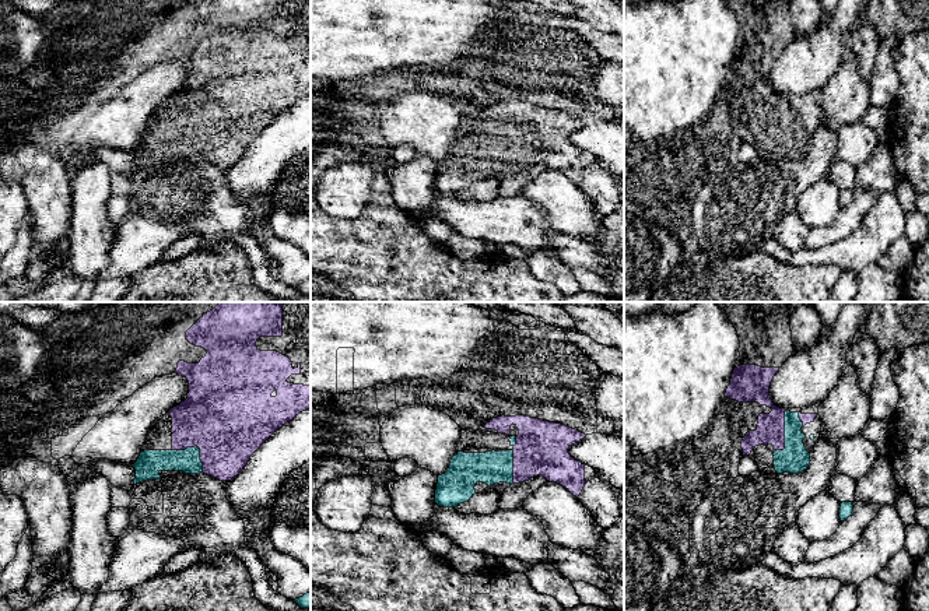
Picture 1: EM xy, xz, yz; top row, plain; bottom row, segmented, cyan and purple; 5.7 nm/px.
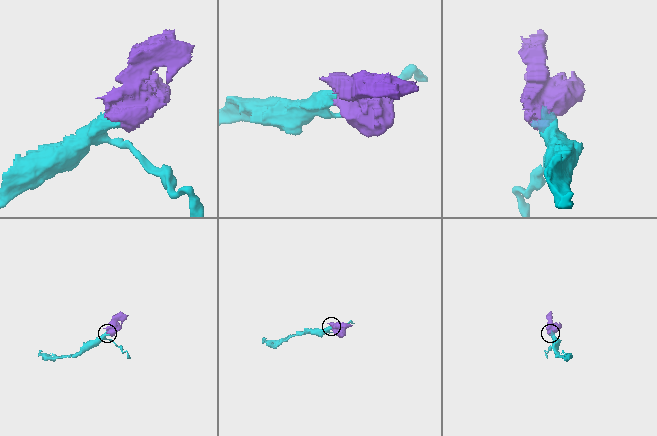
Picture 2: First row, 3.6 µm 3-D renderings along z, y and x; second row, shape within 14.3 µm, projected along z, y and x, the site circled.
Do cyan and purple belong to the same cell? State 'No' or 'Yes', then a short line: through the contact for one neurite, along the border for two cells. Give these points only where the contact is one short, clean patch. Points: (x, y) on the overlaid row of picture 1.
Yes. Line: xy (188, 460), (197, 448), (227, 415)

